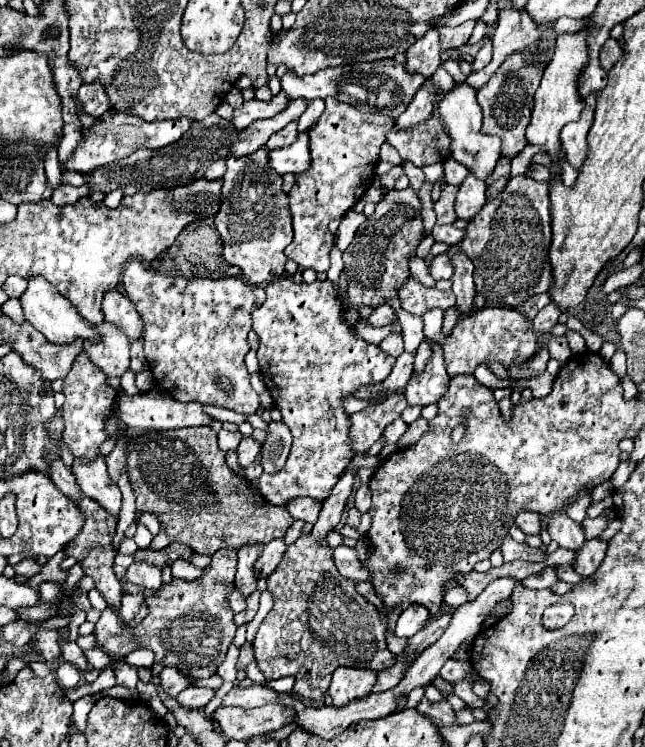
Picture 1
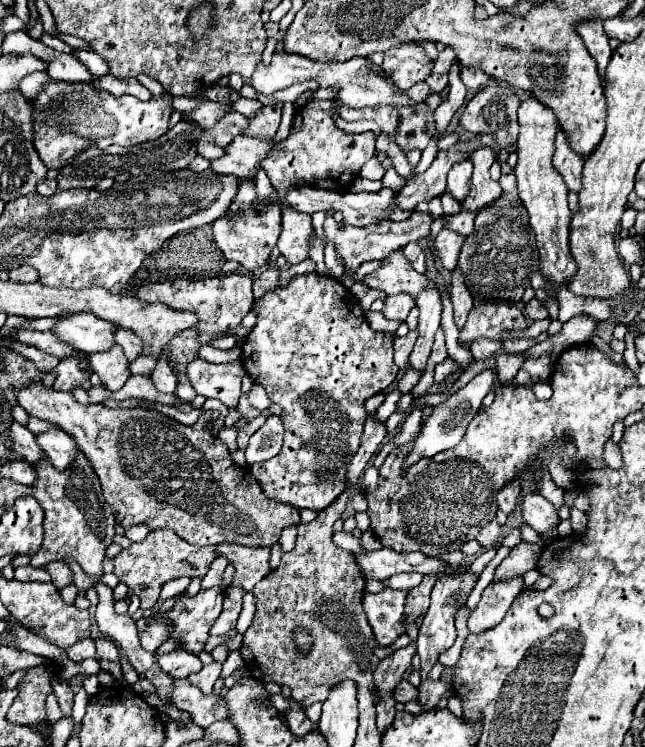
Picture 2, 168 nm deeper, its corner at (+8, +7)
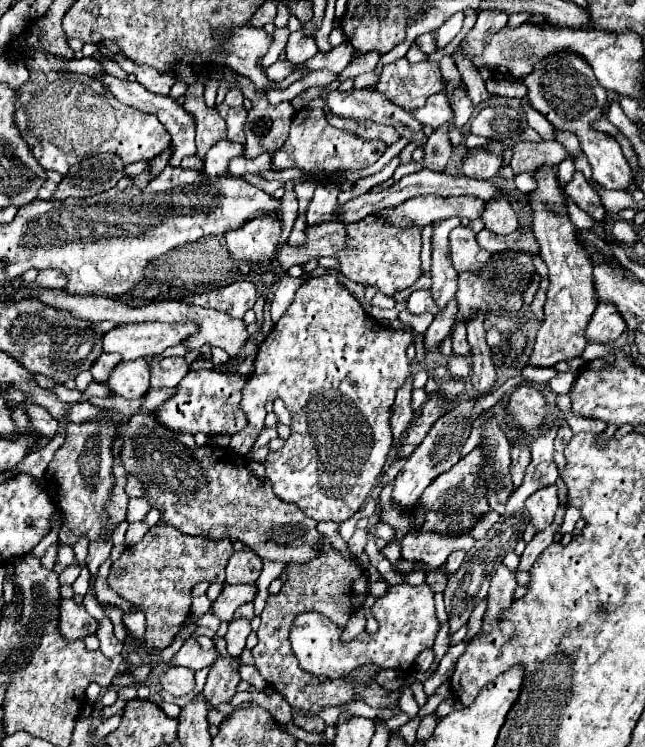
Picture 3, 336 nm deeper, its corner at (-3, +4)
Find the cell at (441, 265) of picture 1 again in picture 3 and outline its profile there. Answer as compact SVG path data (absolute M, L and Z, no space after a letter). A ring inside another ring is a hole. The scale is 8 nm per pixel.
M455 227L449 235L449 243L453 267L457 273L481 273L491 259L491 253L479 247L475 231L471 231L469 227Z

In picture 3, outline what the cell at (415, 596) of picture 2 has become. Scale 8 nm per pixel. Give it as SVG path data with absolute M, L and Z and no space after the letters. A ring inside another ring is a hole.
M457 549L457 551L453 551L451 555L449 555L449 559L447 559L447 569L449 569L449 573L455 573L459 567L461 567L461 563L463 563L463 557L465 557L465 551L463 549Z

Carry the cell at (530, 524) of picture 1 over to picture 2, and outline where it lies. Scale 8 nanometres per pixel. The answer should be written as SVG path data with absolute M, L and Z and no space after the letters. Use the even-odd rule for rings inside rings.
M514 480L512 484L508 484L506 488L502 488L500 492L498 492L498 506L500 506L500 510L504 510L508 516L516 510L516 506L518 506L518 498L520 498L520 482L518 480Z

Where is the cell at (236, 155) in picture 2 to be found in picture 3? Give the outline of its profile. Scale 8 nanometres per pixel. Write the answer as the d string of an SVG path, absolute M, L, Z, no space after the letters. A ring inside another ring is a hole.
M225 139L215 143L215 147L211 147L207 151L207 155L203 157L203 163L205 163L203 171L205 171L205 175L209 179L215 179L223 171L227 171L229 159L233 159L237 155L243 155L243 145L233 143L233 141L225 141Z

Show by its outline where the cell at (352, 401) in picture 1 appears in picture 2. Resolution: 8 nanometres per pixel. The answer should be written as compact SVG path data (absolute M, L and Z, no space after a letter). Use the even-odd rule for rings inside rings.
M408 368L400 378L398 378L398 390L402 392L402 394L406 394L406 392L410 392L414 386L416 386L416 382L420 380L420 372L418 370L412 370L412 368Z

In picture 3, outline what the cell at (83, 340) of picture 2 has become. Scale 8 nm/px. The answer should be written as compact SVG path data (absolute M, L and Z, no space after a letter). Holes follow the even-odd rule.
M129 323L129 325L119 325L113 331L105 333L103 337L103 351L105 353L119 353L125 361L137 359L137 357L147 357L147 355L157 355L163 353L167 347L181 345L185 339L195 335L199 327L195 323Z

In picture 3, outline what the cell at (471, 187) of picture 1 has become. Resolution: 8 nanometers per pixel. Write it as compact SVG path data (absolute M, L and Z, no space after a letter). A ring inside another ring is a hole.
M479 149L479 151L473 151L465 157L463 175L471 177L471 179L485 179L487 181L497 175L501 163L503 163L501 155L495 155L493 151L487 151L487 149Z

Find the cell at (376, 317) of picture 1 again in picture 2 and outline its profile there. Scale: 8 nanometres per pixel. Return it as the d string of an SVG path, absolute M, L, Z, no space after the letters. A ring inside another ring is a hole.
M408 294L388 296L388 298L384 300L384 310L382 310L382 314L384 314L386 318L390 318L390 320L400 320L400 322L404 322L406 316L408 316L408 312L410 312L410 308L412 308L414 304L416 304L416 302L414 302Z

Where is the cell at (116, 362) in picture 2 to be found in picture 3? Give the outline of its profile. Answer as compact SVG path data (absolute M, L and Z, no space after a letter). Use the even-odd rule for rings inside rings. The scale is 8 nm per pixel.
M145 359L121 361L109 377L109 387L115 395L121 395L125 399L139 399L147 393L149 379L151 375Z

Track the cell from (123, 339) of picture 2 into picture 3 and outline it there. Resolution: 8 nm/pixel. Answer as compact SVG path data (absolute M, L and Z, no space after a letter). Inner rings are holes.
M165 357L163 363L151 361L151 387L169 389L177 387L179 381L189 373L191 365L183 357Z

